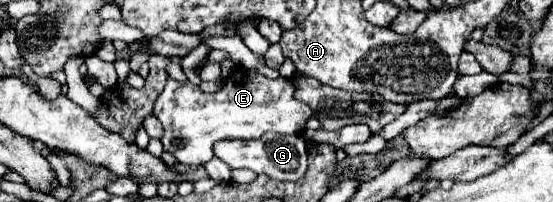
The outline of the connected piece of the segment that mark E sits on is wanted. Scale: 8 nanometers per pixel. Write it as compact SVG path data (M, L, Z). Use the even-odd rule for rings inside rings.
M237 65L235 71L223 81L223 87L215 93L205 93L201 91L201 87L193 85L193 83L177 83L173 79L167 81L165 91L159 95L155 107L153 107L153 115L161 121L165 135L161 137L161 143L165 147L165 151L169 151L171 155L177 157L179 163L183 165L205 165L207 161L211 161L215 157L213 153L213 145L221 139L259 139L265 133L281 133L281 135L293 135L293 133L303 133L305 131L305 123L313 117L311 107L307 107L307 103L295 99L295 87L289 79L267 79L265 75L261 75L255 69L247 69Z

